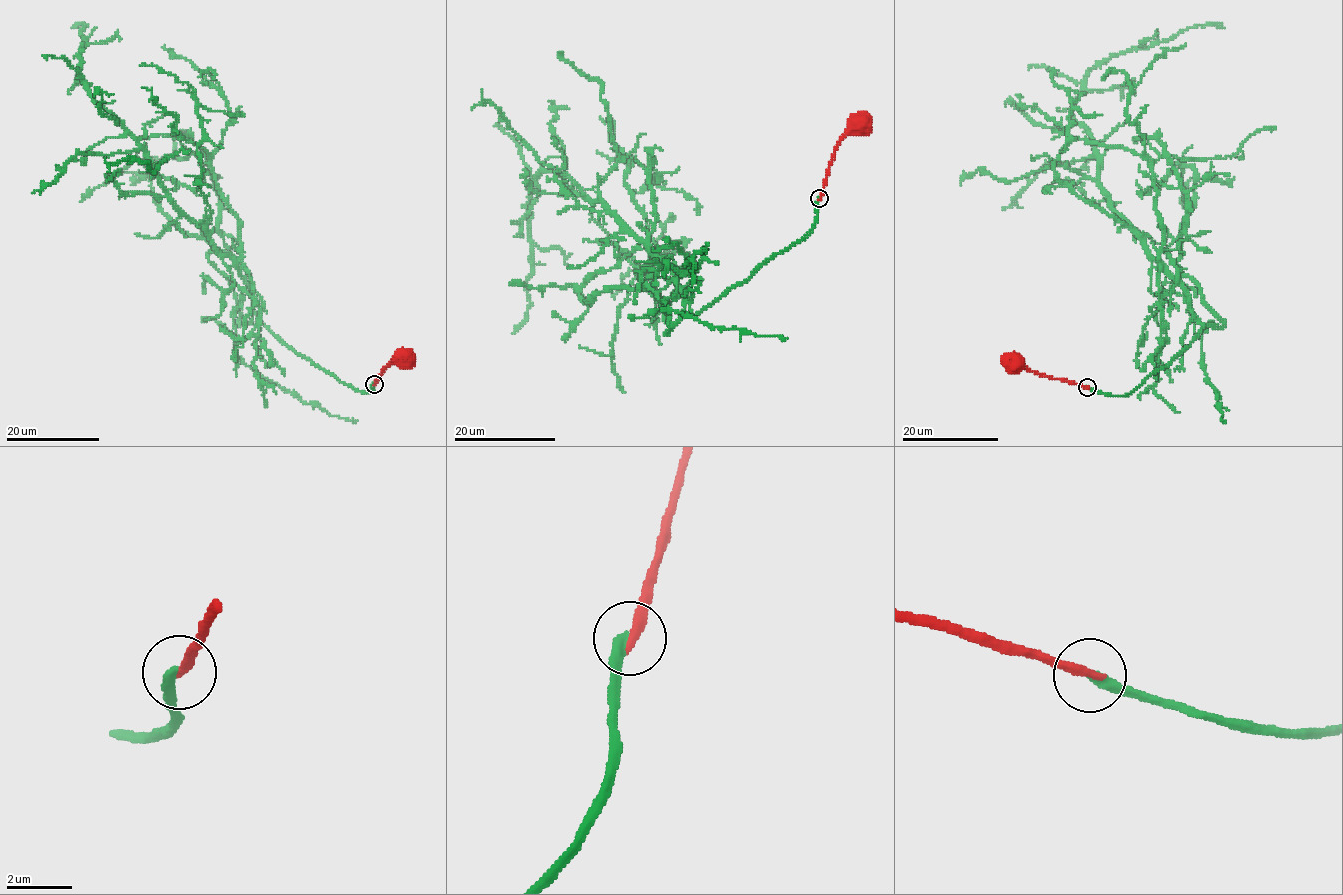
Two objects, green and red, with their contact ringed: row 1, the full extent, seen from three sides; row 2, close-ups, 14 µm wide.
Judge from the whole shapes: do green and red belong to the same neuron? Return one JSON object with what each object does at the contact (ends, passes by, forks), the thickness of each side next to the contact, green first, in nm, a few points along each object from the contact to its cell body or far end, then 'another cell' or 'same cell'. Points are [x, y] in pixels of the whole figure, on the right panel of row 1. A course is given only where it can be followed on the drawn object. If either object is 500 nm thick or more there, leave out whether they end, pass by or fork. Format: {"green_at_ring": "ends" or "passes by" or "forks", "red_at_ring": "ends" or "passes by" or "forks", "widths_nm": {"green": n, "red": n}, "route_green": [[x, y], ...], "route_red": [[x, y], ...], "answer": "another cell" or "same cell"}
{"green_at_ring": "ends", "red_at_ring": "ends", "widths_nm": {"green": 340, "red": 320}, "route_green": [[1087, 386], [1126, 395], [1203, 325], [1189, 293], [1115, 212], [1072, 103], [1096, 65], [1195, 27], [1224, 27]], "route_red": [[1087, 388], [1036, 373], [1015, 361]], "answer": "same cell"}

